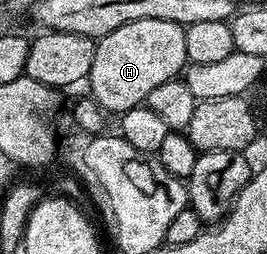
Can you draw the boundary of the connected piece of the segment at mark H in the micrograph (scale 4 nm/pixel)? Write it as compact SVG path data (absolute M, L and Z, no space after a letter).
M138 19L138 23L126 23L126 27L118 27L118 31L110 31L110 35L99 38L94 51L94 67L90 67L86 82L87 88L92 88L91 100L113 115L143 106L154 87L162 87L162 83L177 80L181 76L188 61L184 30L185 26L166 23L166 19Z

